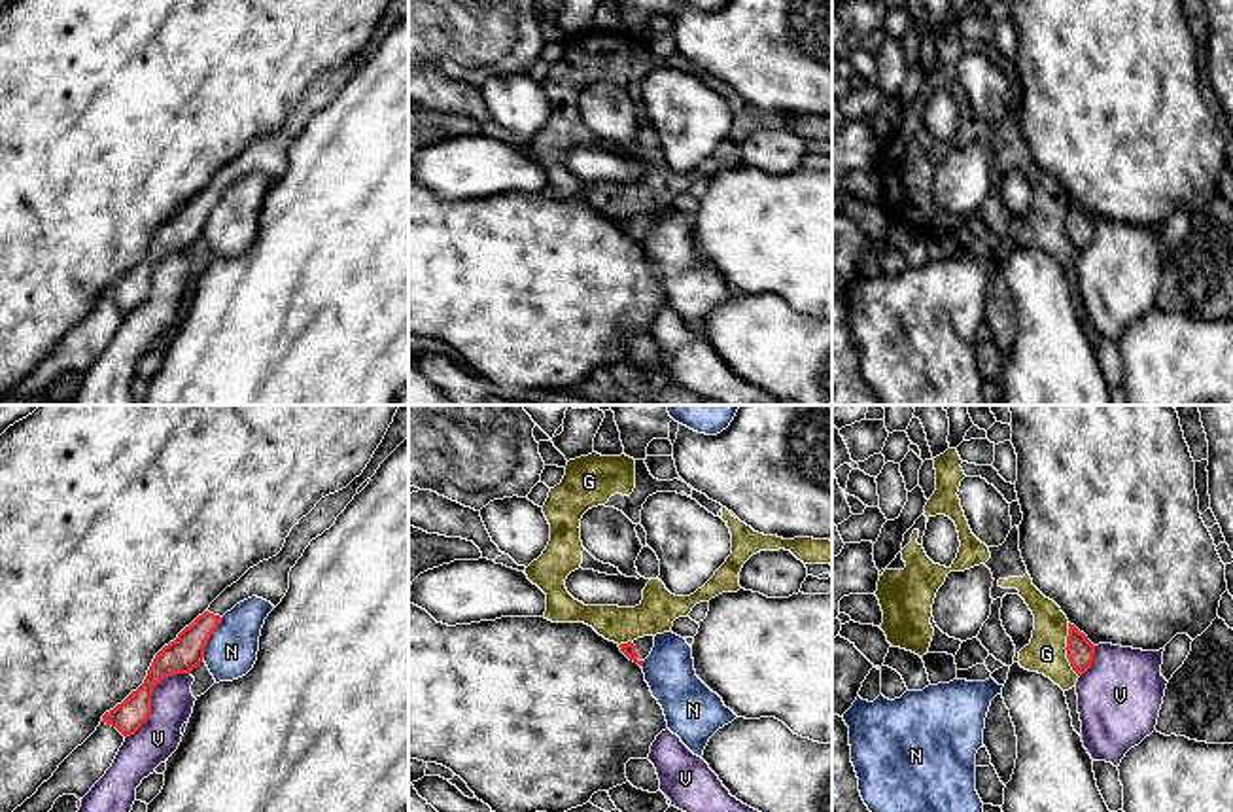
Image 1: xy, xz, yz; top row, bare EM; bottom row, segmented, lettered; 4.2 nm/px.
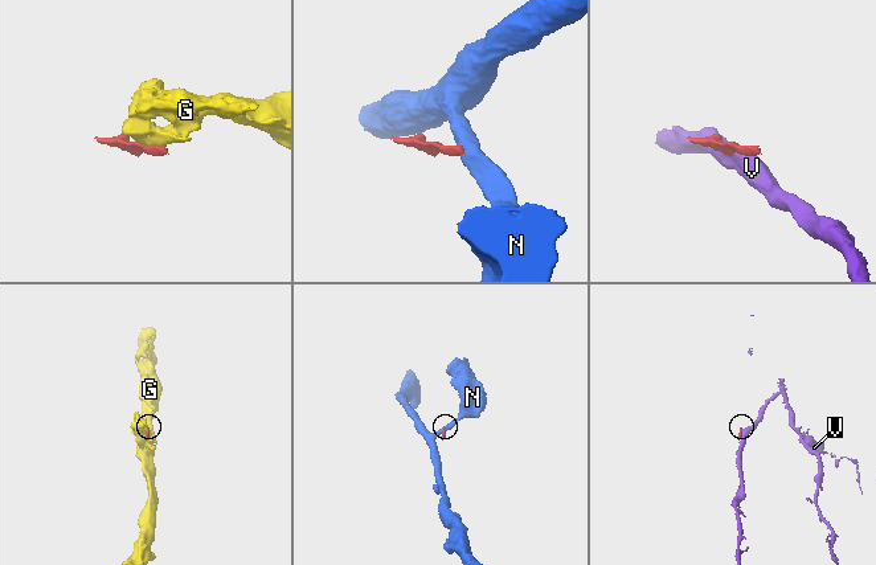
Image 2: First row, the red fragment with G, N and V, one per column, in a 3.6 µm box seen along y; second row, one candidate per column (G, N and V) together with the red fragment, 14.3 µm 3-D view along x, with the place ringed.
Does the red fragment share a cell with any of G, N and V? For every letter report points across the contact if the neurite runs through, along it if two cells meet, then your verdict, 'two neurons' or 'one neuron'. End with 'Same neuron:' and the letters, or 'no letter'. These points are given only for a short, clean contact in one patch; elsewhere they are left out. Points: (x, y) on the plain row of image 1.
G: border along yz (1067, 199), (1065, 233), (1078, 252); two neurons
N: border along xy (222, 194), (201, 235); two neurons
V: two neurons
Same neuron: no letter

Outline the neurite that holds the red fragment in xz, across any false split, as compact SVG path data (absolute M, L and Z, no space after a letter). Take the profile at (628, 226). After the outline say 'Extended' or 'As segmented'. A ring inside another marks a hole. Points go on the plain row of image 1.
M643 212L628 220L618 221L620 227L639 242L643 242L645 235L651 231L654 223L654 212Z. Extended

